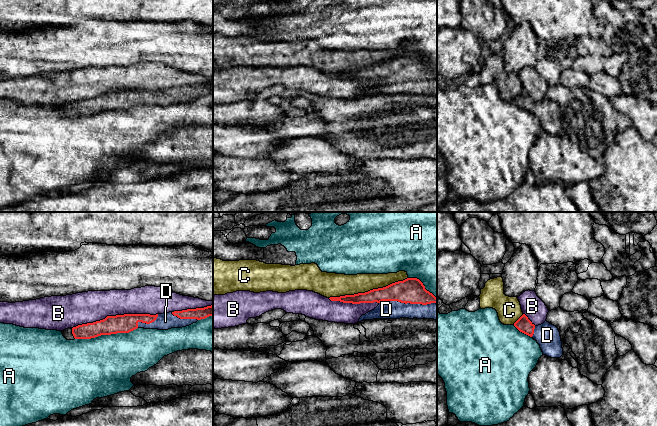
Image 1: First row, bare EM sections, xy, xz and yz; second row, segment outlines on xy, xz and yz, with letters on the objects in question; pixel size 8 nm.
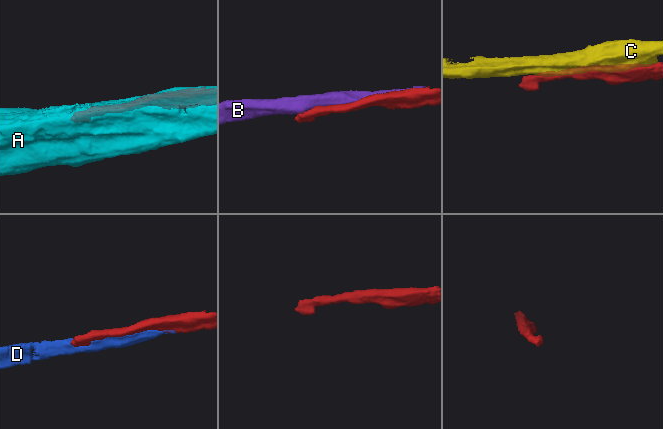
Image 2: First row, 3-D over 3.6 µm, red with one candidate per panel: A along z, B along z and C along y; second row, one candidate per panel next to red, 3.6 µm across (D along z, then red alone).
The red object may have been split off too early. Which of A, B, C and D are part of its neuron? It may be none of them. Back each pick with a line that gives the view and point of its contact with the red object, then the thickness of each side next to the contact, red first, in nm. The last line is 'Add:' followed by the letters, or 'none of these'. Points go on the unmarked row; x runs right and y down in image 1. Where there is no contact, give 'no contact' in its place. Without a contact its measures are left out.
D: contact xz (407, 78); calibres 200 and 140 nm
Add: D

